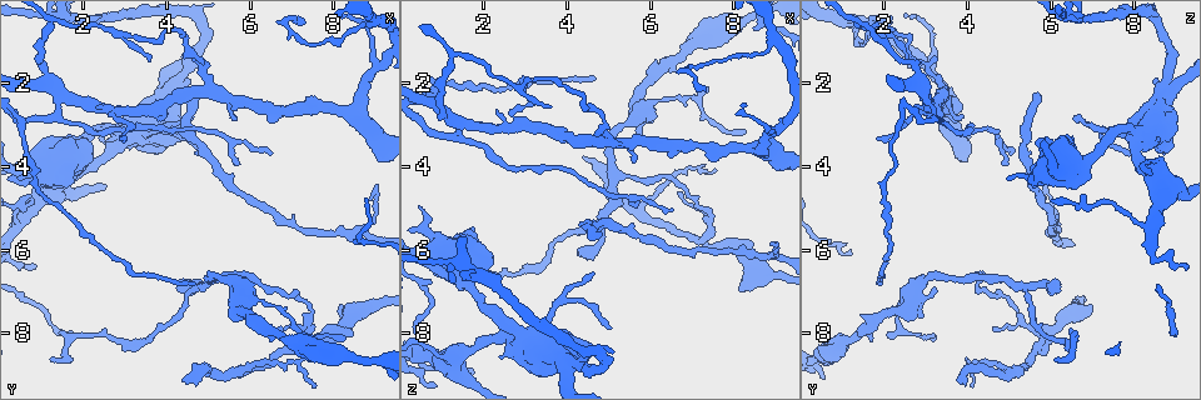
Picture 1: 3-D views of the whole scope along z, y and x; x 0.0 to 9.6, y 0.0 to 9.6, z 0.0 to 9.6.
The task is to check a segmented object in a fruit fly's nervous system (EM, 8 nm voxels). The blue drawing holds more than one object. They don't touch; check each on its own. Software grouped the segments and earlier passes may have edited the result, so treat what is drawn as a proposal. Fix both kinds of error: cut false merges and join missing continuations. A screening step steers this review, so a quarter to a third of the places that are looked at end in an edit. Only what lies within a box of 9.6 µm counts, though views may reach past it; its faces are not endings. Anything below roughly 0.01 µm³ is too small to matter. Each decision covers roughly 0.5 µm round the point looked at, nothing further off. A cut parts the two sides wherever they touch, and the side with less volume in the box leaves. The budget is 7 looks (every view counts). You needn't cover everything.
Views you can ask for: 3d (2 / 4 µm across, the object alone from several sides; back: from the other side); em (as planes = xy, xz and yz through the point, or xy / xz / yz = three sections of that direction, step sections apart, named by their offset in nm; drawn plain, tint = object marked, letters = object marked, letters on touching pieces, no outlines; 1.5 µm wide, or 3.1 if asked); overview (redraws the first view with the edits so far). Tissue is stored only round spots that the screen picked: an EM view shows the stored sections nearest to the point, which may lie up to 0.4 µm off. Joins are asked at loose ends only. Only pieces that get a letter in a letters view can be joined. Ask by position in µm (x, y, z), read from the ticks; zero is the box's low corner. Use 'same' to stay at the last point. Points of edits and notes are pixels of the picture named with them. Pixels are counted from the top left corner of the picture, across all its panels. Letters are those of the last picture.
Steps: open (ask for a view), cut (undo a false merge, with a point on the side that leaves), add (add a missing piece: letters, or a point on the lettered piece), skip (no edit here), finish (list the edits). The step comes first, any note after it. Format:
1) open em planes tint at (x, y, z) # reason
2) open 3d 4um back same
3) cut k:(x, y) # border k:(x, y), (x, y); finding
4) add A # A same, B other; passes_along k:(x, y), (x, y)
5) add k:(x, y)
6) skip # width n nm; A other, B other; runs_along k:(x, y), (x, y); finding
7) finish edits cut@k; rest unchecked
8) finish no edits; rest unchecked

open em planes letters at (5.20, 6.65, 4.15)

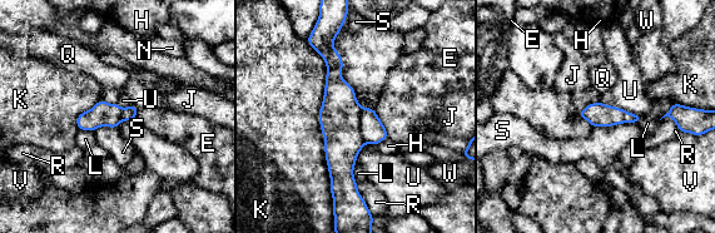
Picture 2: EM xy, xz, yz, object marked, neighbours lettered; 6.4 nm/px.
cut 2:(372, 130) # E other, H other, J other, K other, L other, N other, Q other, R other, S other, U other, V other, W other; border 2:(361, 109), (361, 137), (365, 142); a second neuron is stuck on

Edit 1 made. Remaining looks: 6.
open overview

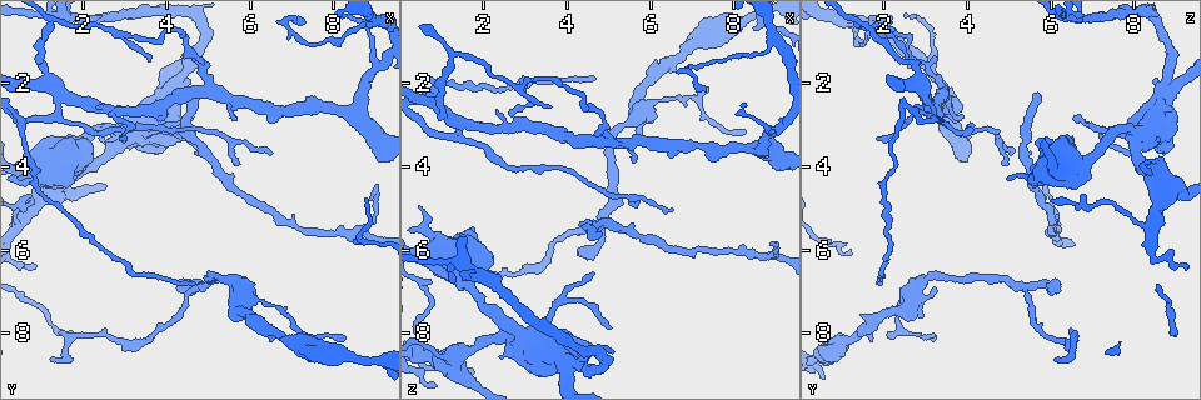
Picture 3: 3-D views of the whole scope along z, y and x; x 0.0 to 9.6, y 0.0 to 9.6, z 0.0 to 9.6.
open em planes letters at (4.75, 6.80, 1.95)

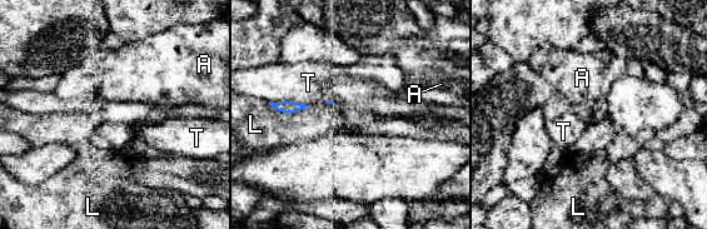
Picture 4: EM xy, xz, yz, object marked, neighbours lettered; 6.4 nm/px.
skip # A other, L other, T other; no lettered piece goes on from it

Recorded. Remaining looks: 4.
open em yz step 8 letters at (4.90, 1.50, 2.85)

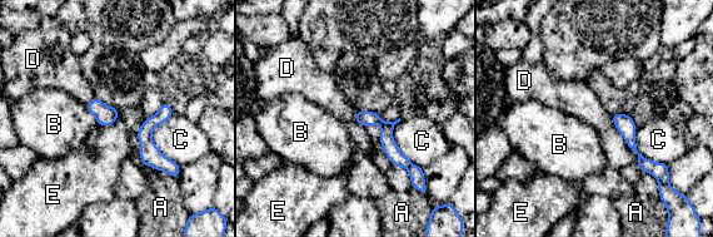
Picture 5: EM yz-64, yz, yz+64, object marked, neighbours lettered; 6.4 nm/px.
open em planes letters same # another direction

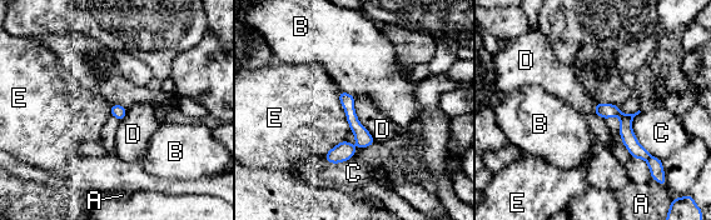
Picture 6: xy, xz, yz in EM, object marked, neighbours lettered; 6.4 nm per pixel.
cut 6:(631, 143) # longest_contact C 340 nm; A other, B other, C other, D other, E other; border 6:(651, 156), (646, 160); two neurons meet here

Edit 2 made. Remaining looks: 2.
finish edits cut@2, cut@6; rest unchecked

